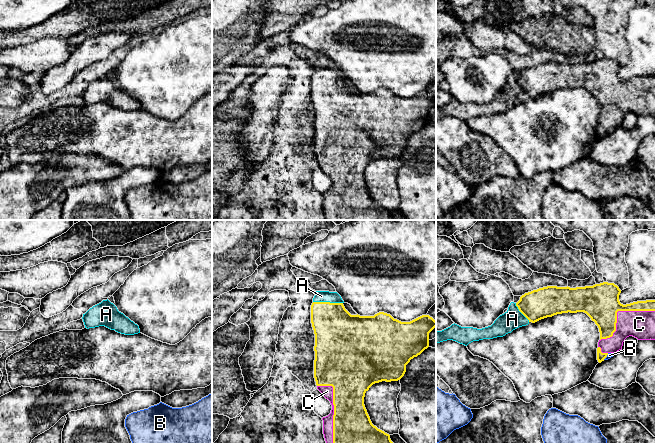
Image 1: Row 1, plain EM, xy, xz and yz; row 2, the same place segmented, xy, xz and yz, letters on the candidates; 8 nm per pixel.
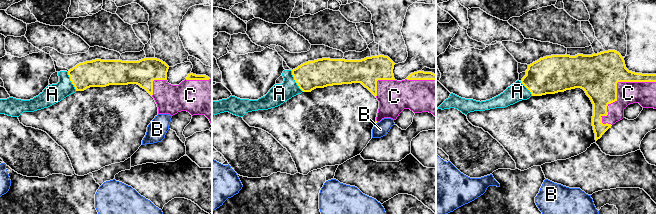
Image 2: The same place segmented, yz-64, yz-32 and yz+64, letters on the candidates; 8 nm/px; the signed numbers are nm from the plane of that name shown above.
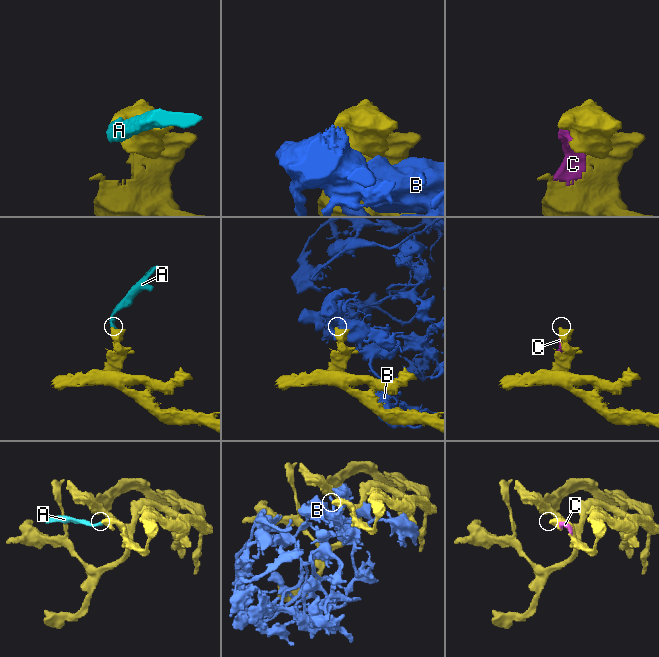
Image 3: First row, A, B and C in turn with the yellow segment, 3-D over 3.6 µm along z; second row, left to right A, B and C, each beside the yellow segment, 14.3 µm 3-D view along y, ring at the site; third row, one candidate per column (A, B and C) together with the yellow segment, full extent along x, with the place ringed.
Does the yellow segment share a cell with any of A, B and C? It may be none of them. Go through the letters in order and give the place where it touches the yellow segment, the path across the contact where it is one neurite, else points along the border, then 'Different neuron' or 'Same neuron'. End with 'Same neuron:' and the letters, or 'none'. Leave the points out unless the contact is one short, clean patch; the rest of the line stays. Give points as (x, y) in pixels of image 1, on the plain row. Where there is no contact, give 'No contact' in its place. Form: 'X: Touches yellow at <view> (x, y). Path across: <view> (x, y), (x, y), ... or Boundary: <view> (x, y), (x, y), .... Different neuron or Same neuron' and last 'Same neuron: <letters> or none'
A: Touches yellow at xz (328, 78). Same neuron
B: Touches yellow at yz (606, 132). Boundary: yz (608, 129), (603, 135). Different neuron
C: Touches yellow at yz (618, 86). Same neuron
Same neuron: A, C

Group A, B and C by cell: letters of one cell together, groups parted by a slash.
A C / B

